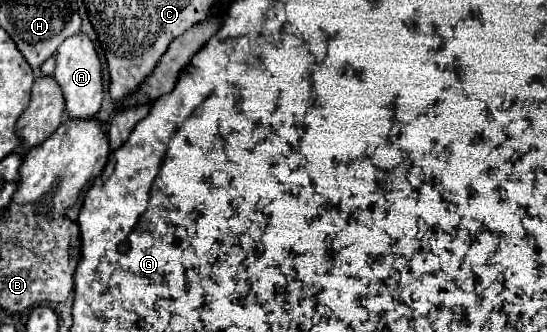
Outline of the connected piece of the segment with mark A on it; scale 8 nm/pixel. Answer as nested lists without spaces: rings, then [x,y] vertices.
[[[80,32],[78,36],[66,38],[58,48],[58,60],[54,78],[58,80],[64,98],[66,98],[66,114],[70,118],[88,118],[100,110],[102,98],[104,98],[104,84],[102,84],[102,62],[96,54],[94,42],[88,38],[88,34]]]

